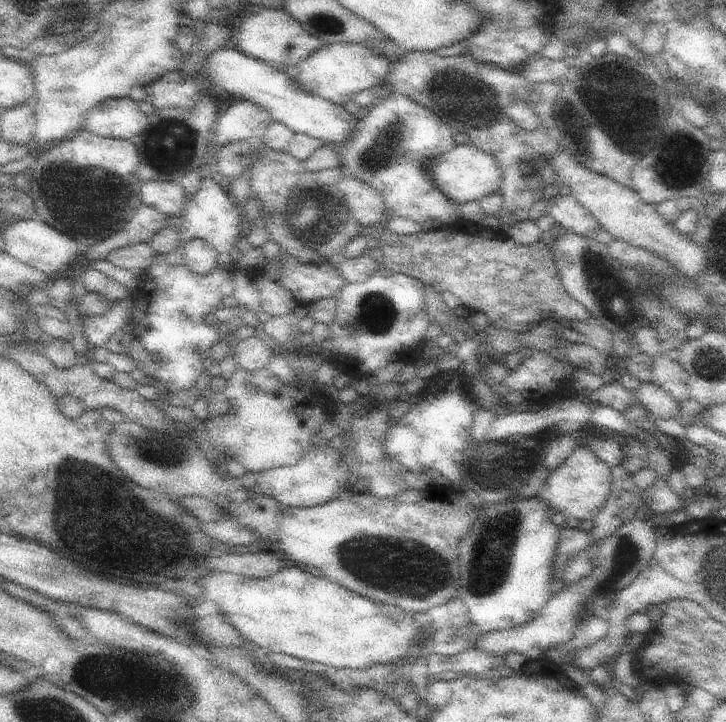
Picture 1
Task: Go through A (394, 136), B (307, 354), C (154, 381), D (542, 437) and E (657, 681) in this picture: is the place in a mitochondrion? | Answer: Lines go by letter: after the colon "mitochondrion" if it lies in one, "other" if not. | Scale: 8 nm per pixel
A: mitochondrion
B: other
C: other
D: other
E: other

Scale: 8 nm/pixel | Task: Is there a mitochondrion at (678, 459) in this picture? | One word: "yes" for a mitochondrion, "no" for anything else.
no

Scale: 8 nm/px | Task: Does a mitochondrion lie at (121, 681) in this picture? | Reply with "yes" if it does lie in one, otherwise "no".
yes

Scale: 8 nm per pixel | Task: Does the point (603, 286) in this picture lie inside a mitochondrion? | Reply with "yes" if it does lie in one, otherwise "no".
yes

